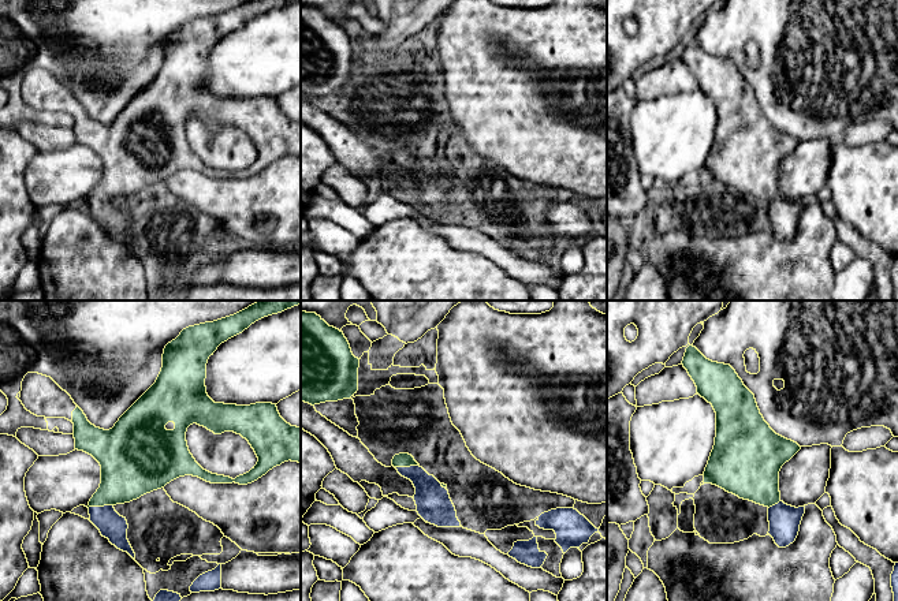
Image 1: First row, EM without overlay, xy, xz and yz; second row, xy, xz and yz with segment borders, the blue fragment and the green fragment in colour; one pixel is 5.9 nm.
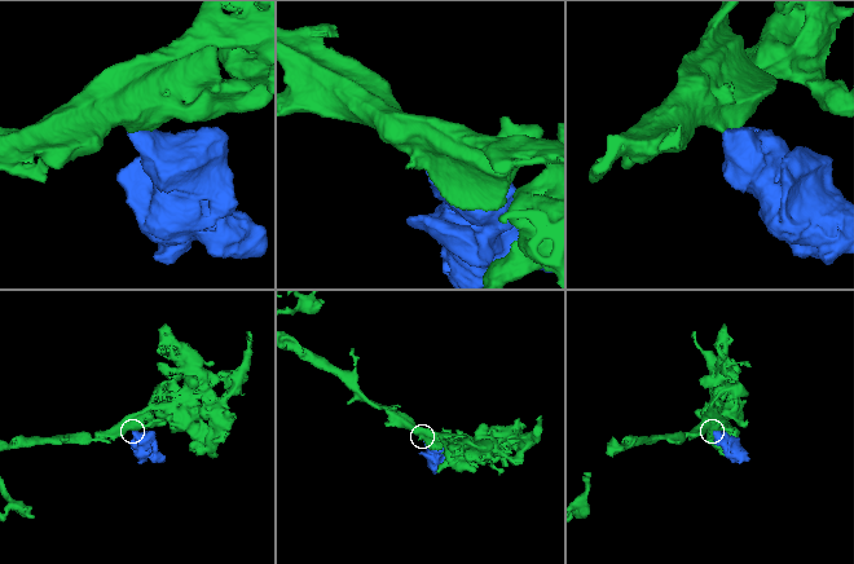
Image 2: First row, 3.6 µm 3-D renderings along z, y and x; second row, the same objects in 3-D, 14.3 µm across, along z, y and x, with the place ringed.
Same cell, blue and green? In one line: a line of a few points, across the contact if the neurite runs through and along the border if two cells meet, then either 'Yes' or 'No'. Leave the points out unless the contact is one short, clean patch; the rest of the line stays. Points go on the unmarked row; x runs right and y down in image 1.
Line: xy (111, 219), (100, 201), (103, 194), (126, 168). Yes

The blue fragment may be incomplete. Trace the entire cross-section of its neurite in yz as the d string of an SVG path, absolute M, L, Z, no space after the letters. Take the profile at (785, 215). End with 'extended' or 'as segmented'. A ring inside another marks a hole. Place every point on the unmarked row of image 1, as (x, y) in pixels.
M693 40L682 59L716 107L715 139L703 176L767 201L768 228L779 242L789 240L798 229L805 199L795 202L780 194L779 165L801 141L770 122L754 89L730 59L707 53Z; extended

